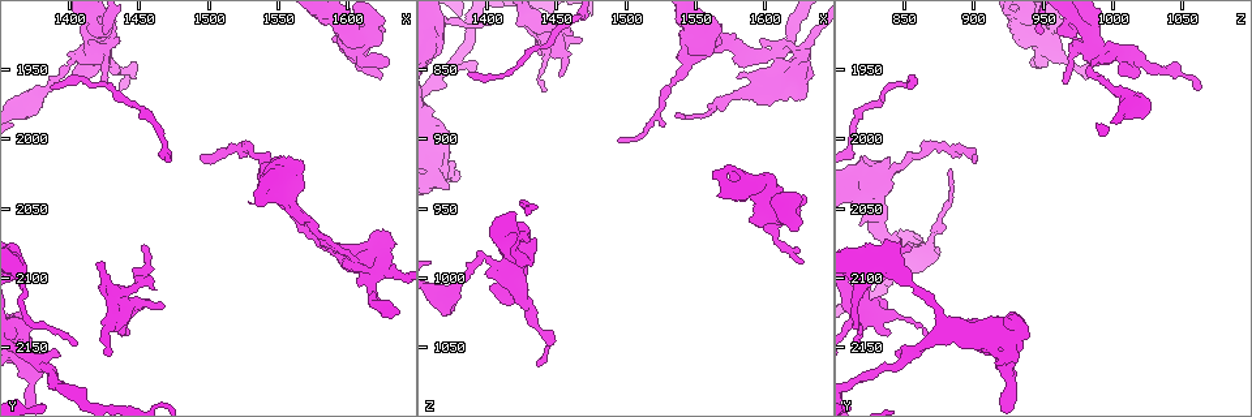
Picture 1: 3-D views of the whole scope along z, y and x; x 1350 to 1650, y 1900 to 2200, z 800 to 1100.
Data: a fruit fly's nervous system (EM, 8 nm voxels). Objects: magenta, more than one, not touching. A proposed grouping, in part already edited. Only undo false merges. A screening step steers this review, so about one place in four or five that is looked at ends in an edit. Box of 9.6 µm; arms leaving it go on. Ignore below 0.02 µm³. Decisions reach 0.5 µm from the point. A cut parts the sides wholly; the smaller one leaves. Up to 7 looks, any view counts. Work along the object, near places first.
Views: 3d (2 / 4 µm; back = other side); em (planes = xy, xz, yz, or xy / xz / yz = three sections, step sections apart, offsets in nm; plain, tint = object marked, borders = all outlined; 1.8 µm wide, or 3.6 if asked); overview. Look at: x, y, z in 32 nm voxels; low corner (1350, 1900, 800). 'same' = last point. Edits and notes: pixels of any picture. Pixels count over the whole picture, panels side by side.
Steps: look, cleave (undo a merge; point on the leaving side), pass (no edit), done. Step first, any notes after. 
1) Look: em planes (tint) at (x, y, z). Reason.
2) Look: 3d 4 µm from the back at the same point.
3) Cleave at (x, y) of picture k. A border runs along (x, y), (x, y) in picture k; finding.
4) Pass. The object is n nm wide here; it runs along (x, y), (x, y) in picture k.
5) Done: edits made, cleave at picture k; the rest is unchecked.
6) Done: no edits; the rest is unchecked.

Look: em planes (tint) at (1628, 2094, 838). Thick turns thin.

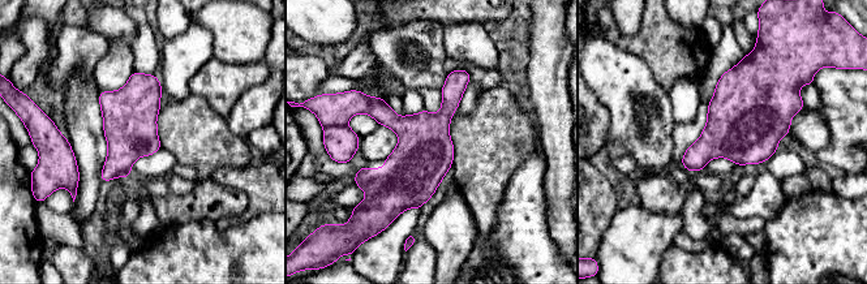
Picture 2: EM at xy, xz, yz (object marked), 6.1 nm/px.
Cleave at (338, 108) of picture 2. A second cell is stuck on.

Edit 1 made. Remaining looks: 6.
Look: 3d 2 µm from the back at (1572, 2062, 834). Calibre changes.

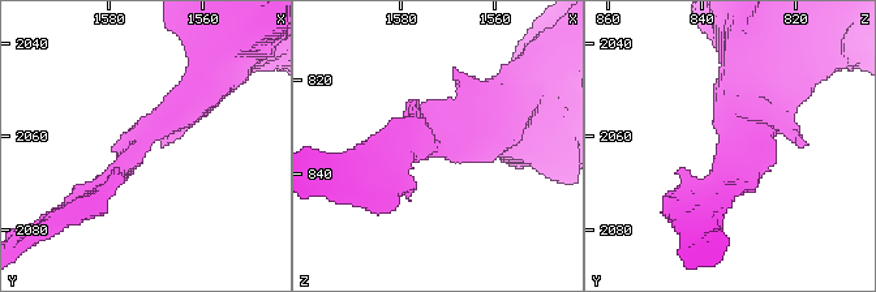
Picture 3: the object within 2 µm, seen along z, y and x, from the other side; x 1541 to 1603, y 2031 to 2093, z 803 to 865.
Look: em xy step 4 (tint) at (1572, 2061, 834).

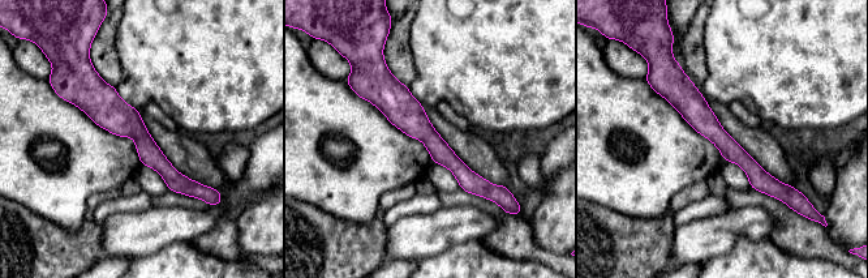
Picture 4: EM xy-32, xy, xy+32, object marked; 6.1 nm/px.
Look: em planes (tint) at the same point. Another direction.

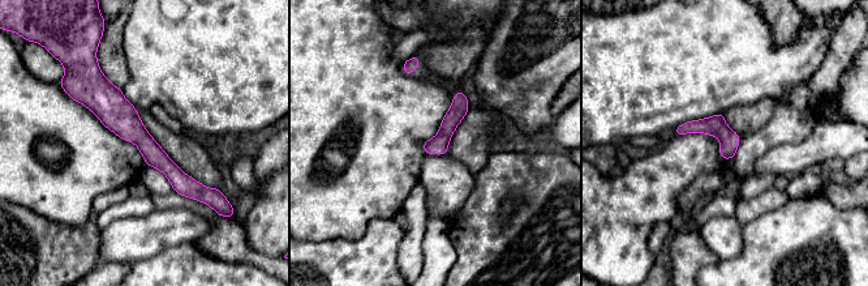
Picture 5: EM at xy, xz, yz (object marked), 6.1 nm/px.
Pass. The object is 120 nm wide here; it runs along (94, 82), (107, 103), (200, 196) in picture 5; all the same cell.

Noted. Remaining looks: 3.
Look: 3d 2 µm at (1440, 1952, 1040). A narrow waist.

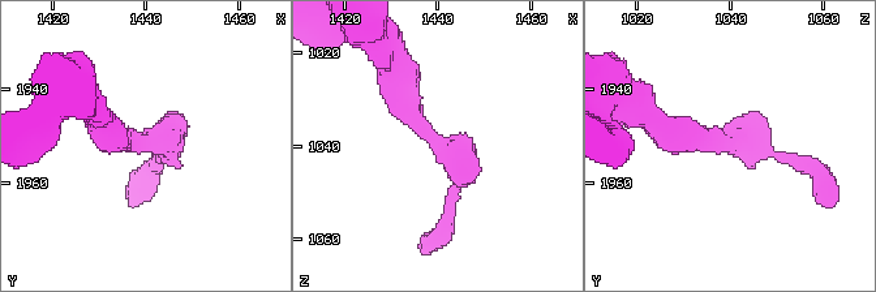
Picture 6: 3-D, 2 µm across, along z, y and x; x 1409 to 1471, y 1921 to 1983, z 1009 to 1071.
Look: em planes (tint) at (1440, 1951, 1038). Now the EM.

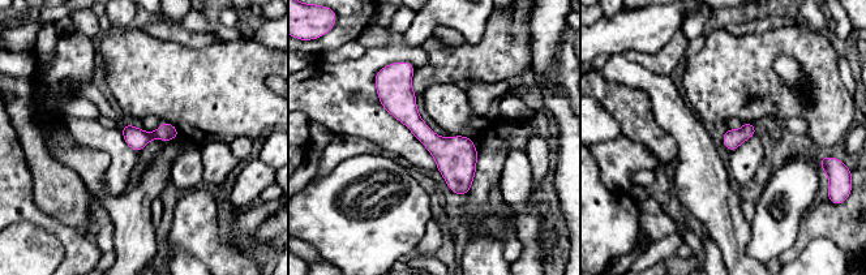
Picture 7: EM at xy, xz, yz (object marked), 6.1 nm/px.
Pass. One cell here.

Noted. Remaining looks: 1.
Done: edits made, cleave at picture 2; the rest is unchecked.

